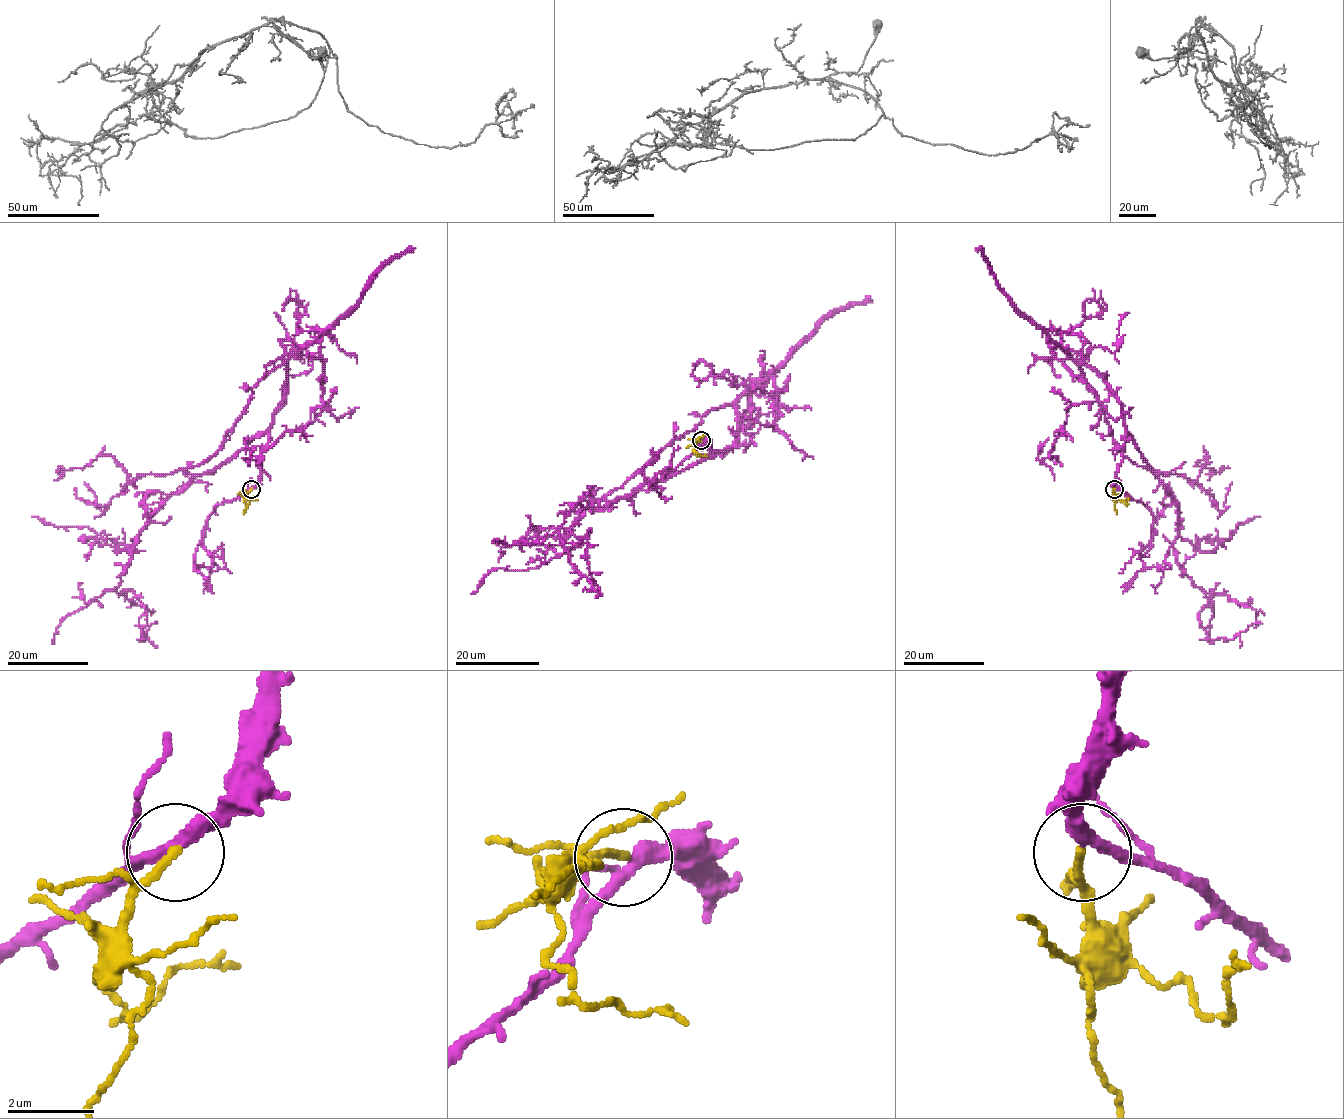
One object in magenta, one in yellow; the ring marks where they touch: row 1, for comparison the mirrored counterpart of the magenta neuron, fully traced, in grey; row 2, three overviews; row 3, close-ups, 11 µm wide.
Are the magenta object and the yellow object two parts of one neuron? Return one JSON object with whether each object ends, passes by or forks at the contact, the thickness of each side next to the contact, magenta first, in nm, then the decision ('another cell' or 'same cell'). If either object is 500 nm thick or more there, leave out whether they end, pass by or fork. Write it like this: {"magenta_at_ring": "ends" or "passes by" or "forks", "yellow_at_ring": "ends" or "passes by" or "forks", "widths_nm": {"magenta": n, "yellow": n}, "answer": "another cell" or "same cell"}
{"magenta_at_ring": "passes by", "yellow_at_ring": "passes by", "widths_nm": {"magenta": 320, "yellow": 140}, "answer": "same cell"}

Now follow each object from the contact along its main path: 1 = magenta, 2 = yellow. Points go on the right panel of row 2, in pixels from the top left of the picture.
1: (1114, 488), (1123, 406), (1080, 364), (1132, 462), (1195, 481), (1206, 454), (1197, 462), (1216, 470), (1209, 479)
2: (1114, 489), (1115, 495), (1124, 503), (1129, 499)

